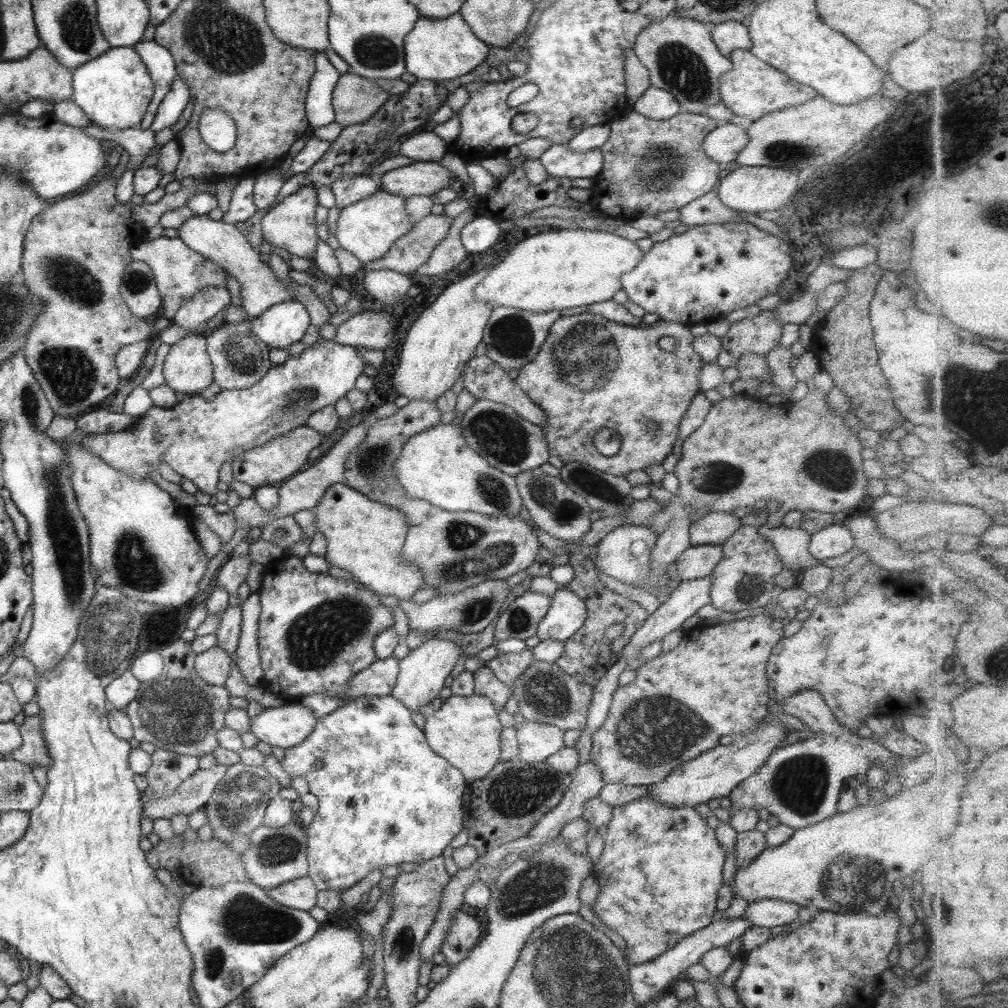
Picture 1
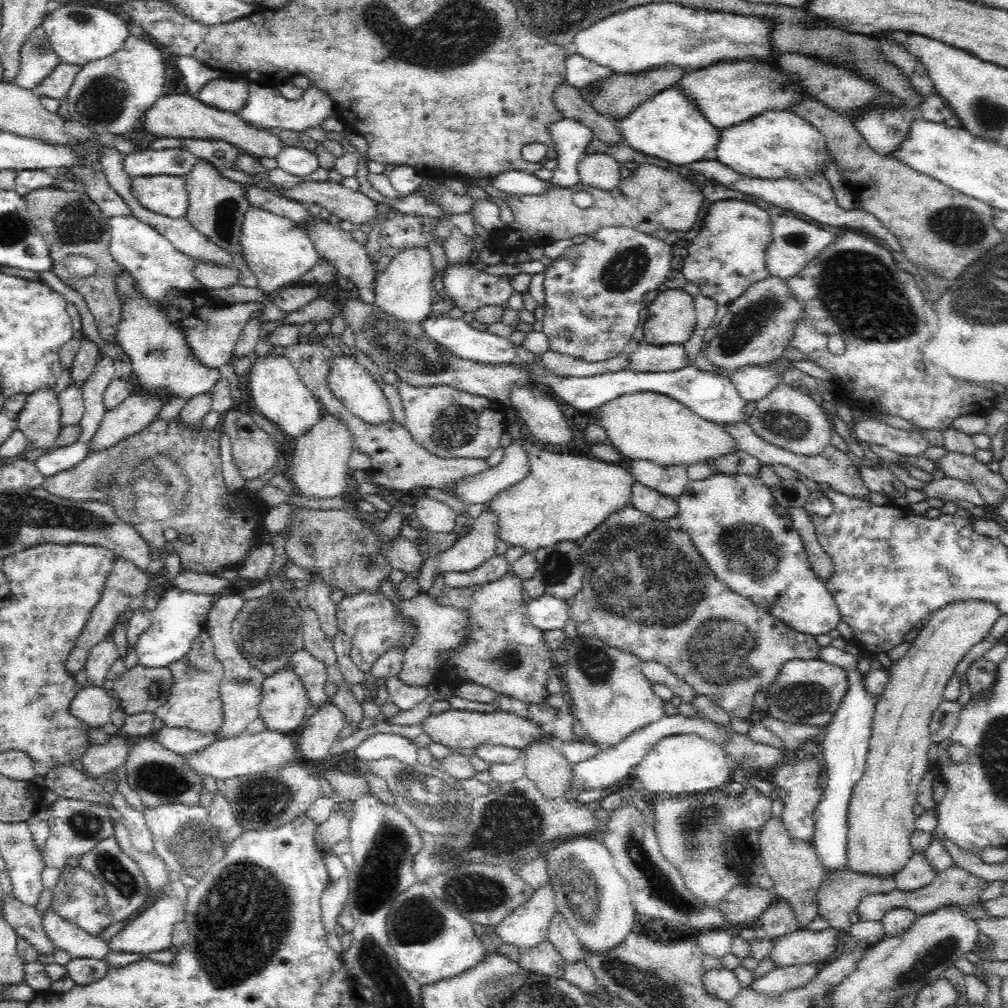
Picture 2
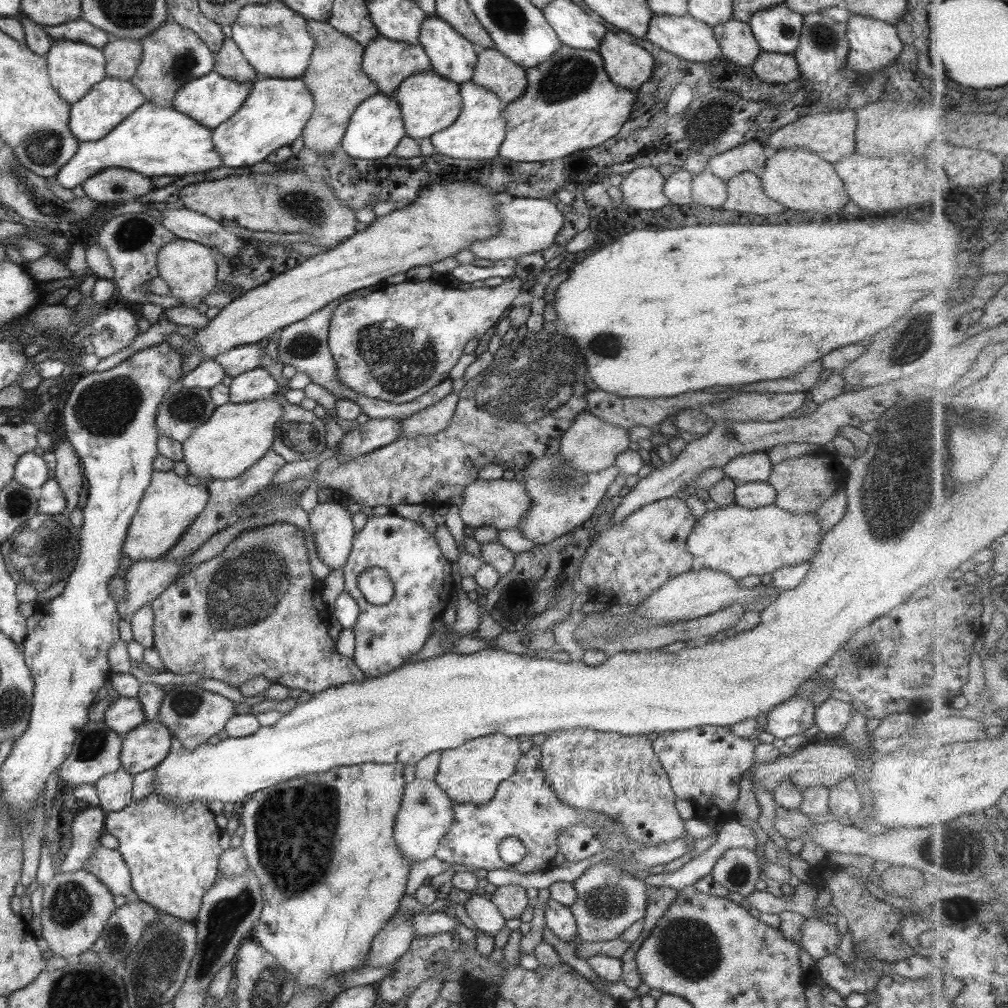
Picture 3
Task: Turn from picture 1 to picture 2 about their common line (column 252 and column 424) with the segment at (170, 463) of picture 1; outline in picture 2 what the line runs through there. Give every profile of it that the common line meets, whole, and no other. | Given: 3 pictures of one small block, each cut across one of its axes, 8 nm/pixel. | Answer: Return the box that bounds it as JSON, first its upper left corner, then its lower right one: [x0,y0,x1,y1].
[396,380,510,461]

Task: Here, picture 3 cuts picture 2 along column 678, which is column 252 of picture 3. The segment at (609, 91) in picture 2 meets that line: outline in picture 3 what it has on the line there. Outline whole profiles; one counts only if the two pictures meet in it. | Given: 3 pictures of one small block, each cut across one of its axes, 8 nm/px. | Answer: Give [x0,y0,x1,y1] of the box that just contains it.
[212,39,260,82]

